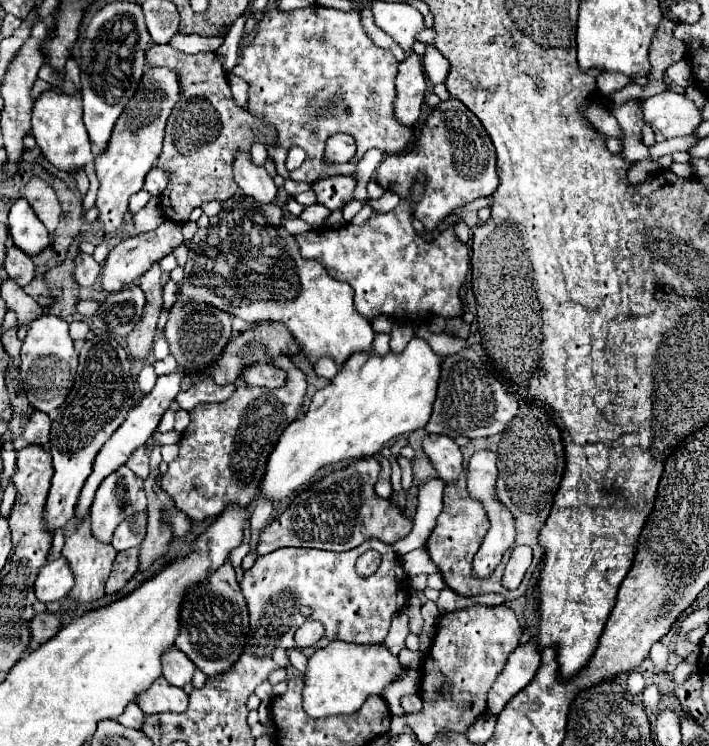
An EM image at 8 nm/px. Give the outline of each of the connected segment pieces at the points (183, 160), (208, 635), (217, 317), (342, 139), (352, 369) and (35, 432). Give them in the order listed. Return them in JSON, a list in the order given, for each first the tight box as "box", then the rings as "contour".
[{"box":[147,44,277,224],"contour":[[[153,44],[147,58],[151,66],[167,66],[179,74],[181,98],[167,120],[157,168],[169,174],[167,188],[161,194],[161,210],[165,218],[181,224],[187,222],[189,214],[203,202],[231,198],[237,192],[231,170],[233,154],[237,150],[249,150],[253,142],[271,144],[277,132],[265,126],[265,120],[257,120],[247,110],[235,106],[227,74],[213,52],[185,54],[167,44]]]},{"box":[175,560,249,676],"contour":[[[229,560],[217,568],[201,586],[193,586],[181,602],[181,630],[177,634],[175,648],[193,660],[193,664],[207,676],[229,670],[243,652],[243,644],[249,632],[249,612],[245,596],[235,578],[235,570]]]},{"box":[163,302,231,372],"contour":[[[179,302],[169,310],[169,322],[163,332],[171,354],[177,360],[177,366],[185,372],[201,372],[209,368],[219,356],[221,350],[229,344],[231,338],[231,316],[207,304],[181,306]]]},{"box":[325,134,355,162],"contour":[[[335,134],[327,140],[325,158],[327,162],[347,162],[355,154],[355,140],[347,134]]]},{"box":[261,338,445,502],"contour":[[[413,338],[405,350],[401,354],[375,354],[375,352],[353,352],[349,356],[349,360],[345,362],[345,366],[339,368],[337,376],[331,380],[329,386],[321,388],[309,406],[309,412],[303,418],[293,420],[293,424],[289,424],[279,442],[275,444],[269,462],[267,462],[267,472],[261,484],[261,496],[273,500],[273,502],[281,502],[285,498],[289,498],[297,488],[301,488],[303,484],[307,484],[319,468],[329,466],[333,462],[345,460],[345,458],[363,458],[363,456],[375,456],[377,462],[381,464],[381,474],[374,486],[374,491],[379,498],[391,498],[393,491],[390,483],[391,466],[389,460],[381,454],[381,448],[385,446],[385,442],[389,442],[391,438],[397,438],[405,432],[415,432],[421,430],[433,412],[433,402],[437,396],[437,382],[441,376],[441,362],[445,358],[435,354],[431,350],[431,346],[421,340],[421,338]]]},{"box":[13,410,51,450],"contour":[[[35,410],[25,424],[25,432],[13,440],[13,448],[21,450],[23,446],[29,444],[47,444],[49,442],[49,430],[51,430],[51,420],[47,414]]]}]

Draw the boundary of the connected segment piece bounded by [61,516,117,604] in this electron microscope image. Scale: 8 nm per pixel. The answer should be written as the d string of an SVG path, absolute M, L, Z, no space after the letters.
M89 516L81 522L81 526L77 526L75 518L67 524L65 528L65 548L61 552L61 556L67 558L69 562L69 568L73 572L73 578L75 578L75 586L73 590L69 592L69 598L77 604L85 604L85 602L93 602L93 600L99 600L105 596L105 582L111 574L111 566L115 562L115 556L117 552L113 550L113 546L109 544L101 544L93 534L91 534L91 522L89 522Z

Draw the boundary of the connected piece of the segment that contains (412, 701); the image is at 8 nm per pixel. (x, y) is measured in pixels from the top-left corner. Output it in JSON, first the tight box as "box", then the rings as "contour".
{"box":[401,694,421,714],"contour":[[[409,694],[409,696],[403,696],[401,698],[401,706],[403,710],[409,714],[409,712],[419,712],[421,710],[421,698],[419,694]]]}

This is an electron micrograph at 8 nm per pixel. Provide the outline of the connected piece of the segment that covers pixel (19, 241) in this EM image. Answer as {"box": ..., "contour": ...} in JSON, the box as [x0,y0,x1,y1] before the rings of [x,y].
{"box":[9,200,51,256],"contour":[[[17,200],[9,212],[9,234],[13,244],[29,256],[37,256],[51,246],[51,238],[43,222],[35,216],[27,200]]]}

